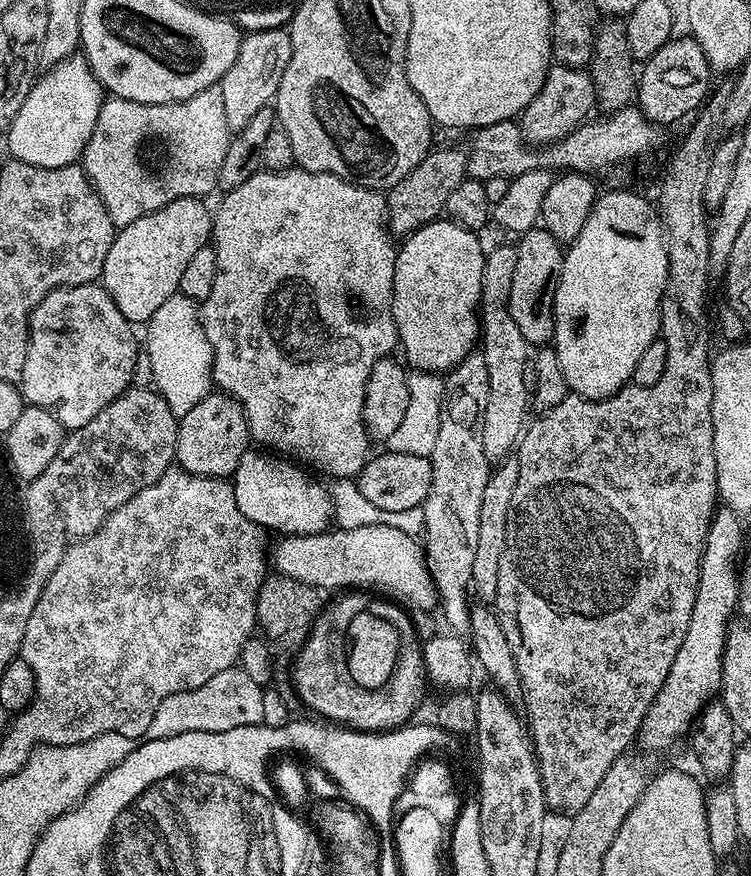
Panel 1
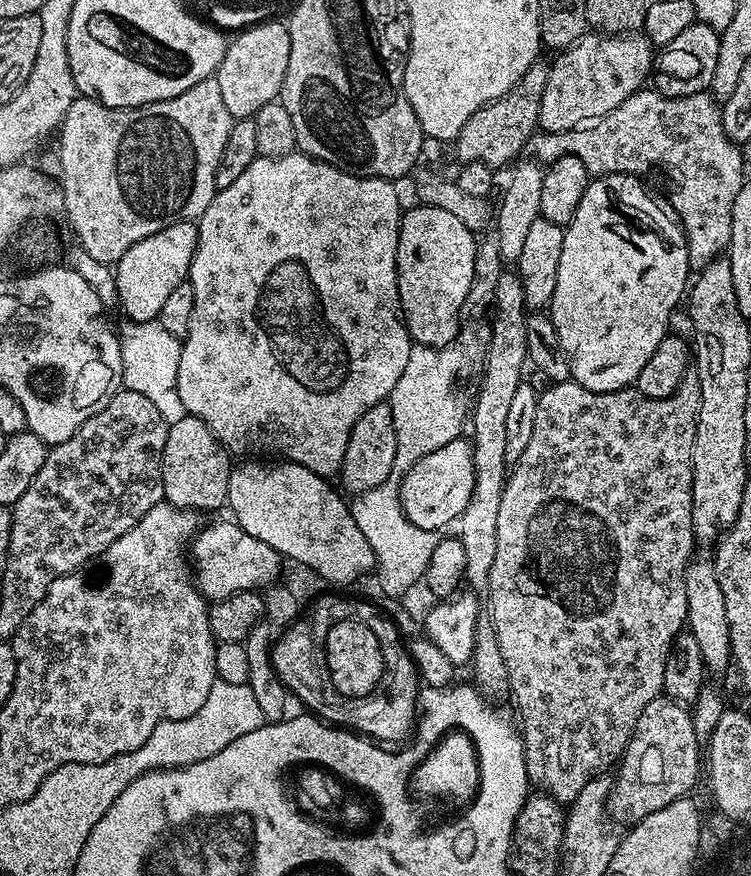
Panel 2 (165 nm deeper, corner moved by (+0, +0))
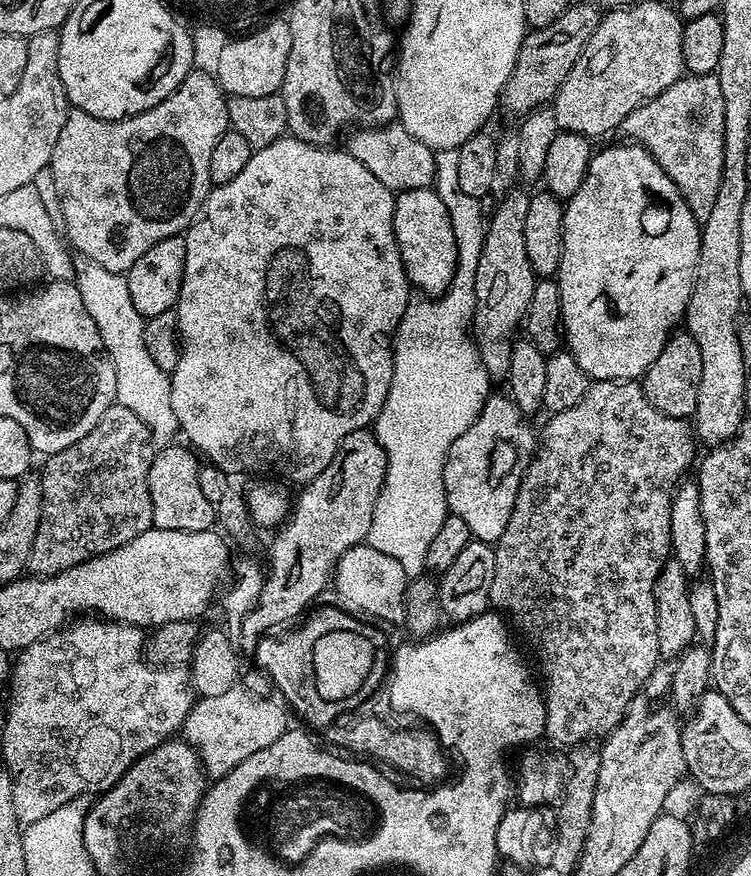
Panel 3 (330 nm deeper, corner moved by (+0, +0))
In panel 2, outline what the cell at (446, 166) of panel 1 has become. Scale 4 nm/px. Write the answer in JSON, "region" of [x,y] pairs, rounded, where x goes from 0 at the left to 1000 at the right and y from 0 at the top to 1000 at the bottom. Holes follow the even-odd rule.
{"region":[[[728,72],[708,73],[706,80],[700,80],[696,89],[674,108],[644,120],[626,135],[621,135],[621,139],[613,146],[613,154],[605,161],[609,184],[613,187],[640,183],[655,193],[666,194],[671,192],[670,187],[680,188],[702,170],[703,159],[715,150],[719,139],[722,103],[727,103],[731,81]]]}

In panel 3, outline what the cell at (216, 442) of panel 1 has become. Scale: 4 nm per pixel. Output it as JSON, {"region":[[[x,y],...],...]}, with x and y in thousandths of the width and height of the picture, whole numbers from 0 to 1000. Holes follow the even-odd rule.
{"region":[[[230,505],[209,515],[197,542],[204,603],[274,607],[289,597],[286,579],[274,571],[264,550],[268,531],[262,517],[240,505]]]}

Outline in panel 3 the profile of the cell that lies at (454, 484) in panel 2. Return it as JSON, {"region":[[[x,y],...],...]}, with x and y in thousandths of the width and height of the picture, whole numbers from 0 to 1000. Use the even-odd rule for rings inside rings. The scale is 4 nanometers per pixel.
{"region":[[[651,451],[631,486],[626,486],[597,515],[597,527],[591,532],[597,583],[615,591],[615,596],[626,600],[630,613],[643,621],[659,622],[668,614],[690,568],[700,527],[714,519],[716,493],[702,483],[707,484],[680,452]]]}

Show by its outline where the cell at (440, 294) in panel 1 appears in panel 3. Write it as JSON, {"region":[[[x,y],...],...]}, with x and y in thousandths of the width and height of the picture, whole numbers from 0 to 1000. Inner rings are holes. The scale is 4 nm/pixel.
{"region":[[[577,213],[530,219],[526,225],[525,272],[530,276],[543,323],[566,339],[583,339],[599,326],[610,299],[610,281],[605,258],[599,258],[599,244],[594,244],[594,235]]]}

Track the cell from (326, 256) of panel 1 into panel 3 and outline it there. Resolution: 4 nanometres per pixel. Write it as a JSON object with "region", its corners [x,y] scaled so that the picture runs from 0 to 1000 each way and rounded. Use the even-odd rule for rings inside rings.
{"region":[[[379,153],[373,159],[360,162],[360,167],[340,170],[333,185],[328,185],[328,191],[308,208],[289,210],[284,213],[274,226],[266,245],[257,251],[249,265],[244,266],[245,280],[248,281],[248,304],[242,313],[240,338],[234,342],[232,353],[234,357],[234,377],[240,389],[240,408],[237,409],[237,418],[226,426],[229,430],[226,459],[232,463],[232,474],[234,474],[240,483],[240,493],[242,498],[246,498],[244,501],[278,531],[294,534],[305,541],[314,541],[314,539],[373,538],[381,547],[395,548],[395,554],[403,555],[411,548],[423,546],[423,541],[429,541],[429,537],[434,537],[434,532],[439,532],[445,518],[450,518],[450,509],[455,505],[455,500],[461,500],[461,495],[471,495],[471,491],[478,489],[490,489],[499,481],[501,474],[509,468],[509,463],[514,459],[514,450],[519,445],[519,436],[522,435],[522,382],[533,370],[533,364],[546,341],[543,314],[535,304],[530,276],[525,272],[525,231],[527,225],[521,215],[509,212],[509,208],[503,208],[503,203],[498,203],[498,199],[493,199],[493,194],[487,194],[487,189],[482,189],[482,185],[477,185],[477,180],[471,180],[462,171],[453,170],[451,174],[450,170],[451,168],[447,167],[409,164],[395,160],[387,153]]]}

